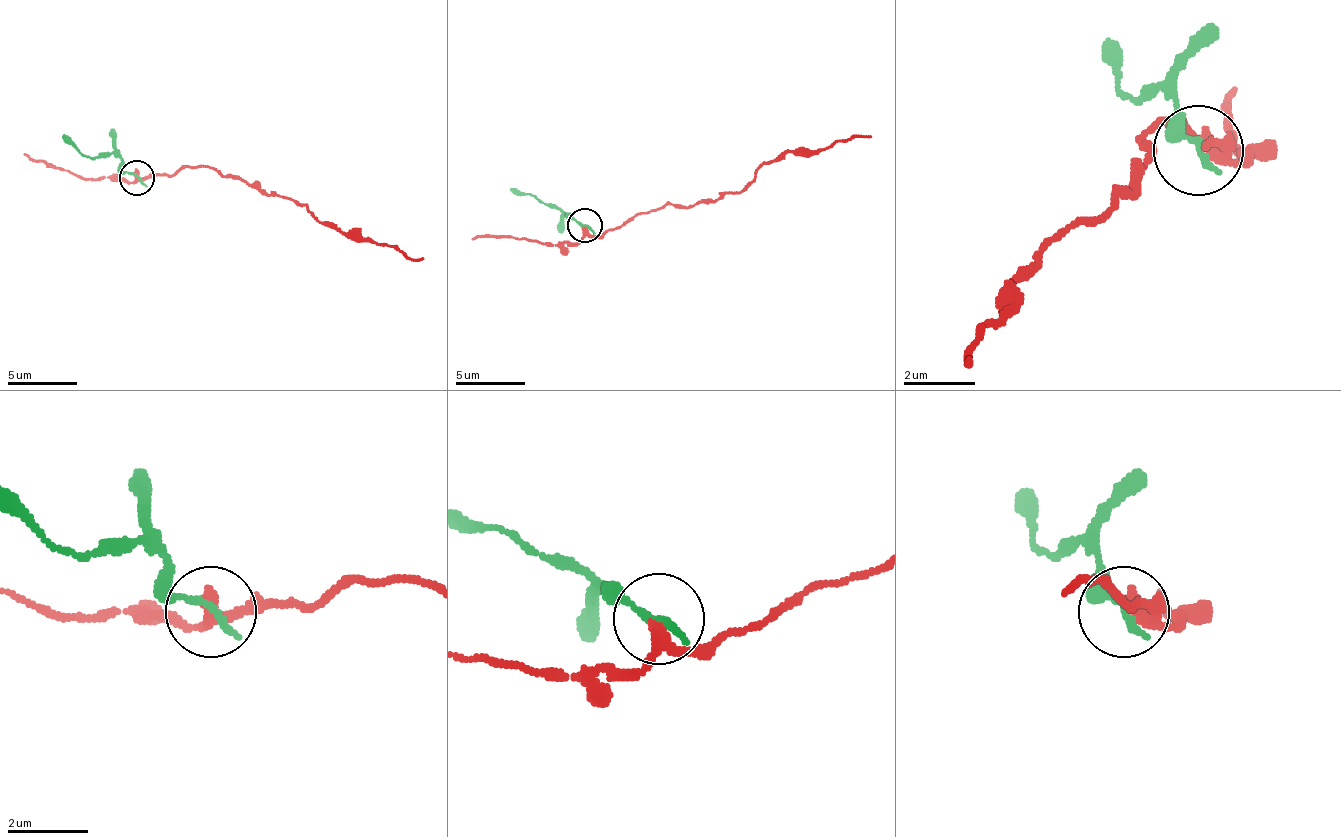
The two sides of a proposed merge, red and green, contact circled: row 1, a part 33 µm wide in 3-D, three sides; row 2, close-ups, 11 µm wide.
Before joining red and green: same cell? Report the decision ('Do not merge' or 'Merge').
Do not merge

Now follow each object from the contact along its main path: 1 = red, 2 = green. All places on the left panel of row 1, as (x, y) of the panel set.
1: (134, 176), (210, 166), (270, 194), (290, 197), (343, 232), (398, 246), (412, 260), (423, 256)
2: (137, 176), (113, 155), (82, 155), (61, 135)

